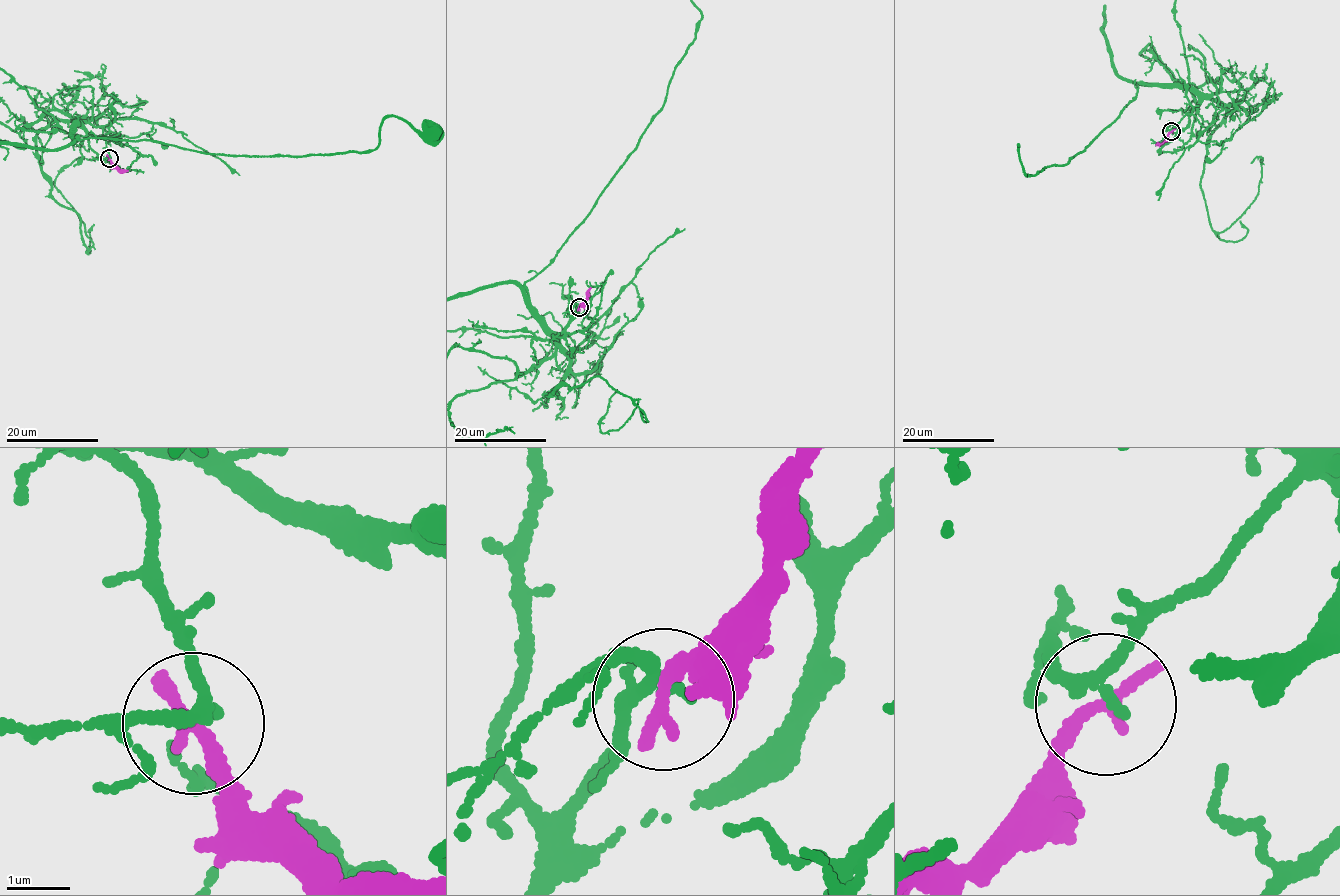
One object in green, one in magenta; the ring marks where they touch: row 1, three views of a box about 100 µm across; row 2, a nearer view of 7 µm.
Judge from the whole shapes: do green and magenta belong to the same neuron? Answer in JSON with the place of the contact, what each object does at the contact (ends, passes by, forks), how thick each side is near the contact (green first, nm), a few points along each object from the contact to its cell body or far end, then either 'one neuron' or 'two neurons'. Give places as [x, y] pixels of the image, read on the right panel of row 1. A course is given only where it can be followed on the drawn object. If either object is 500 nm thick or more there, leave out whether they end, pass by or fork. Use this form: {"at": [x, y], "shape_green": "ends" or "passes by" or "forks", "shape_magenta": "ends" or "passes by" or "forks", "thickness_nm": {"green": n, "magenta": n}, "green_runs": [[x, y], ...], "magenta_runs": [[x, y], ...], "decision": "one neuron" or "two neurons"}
{"at": [1171, 131], "shape_green": "passes by", "shape_magenta": "ends", "thickness_nm": {"green": 190, "magenta": 280}, "magenta_runs": [[1171, 131], [1156, 145]], "decision": "two neurons"}

